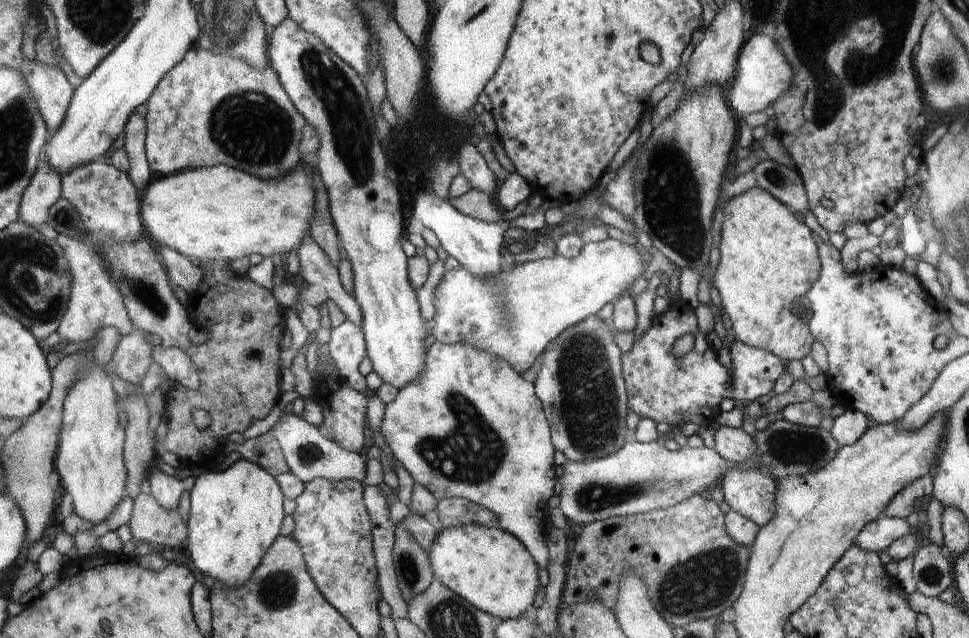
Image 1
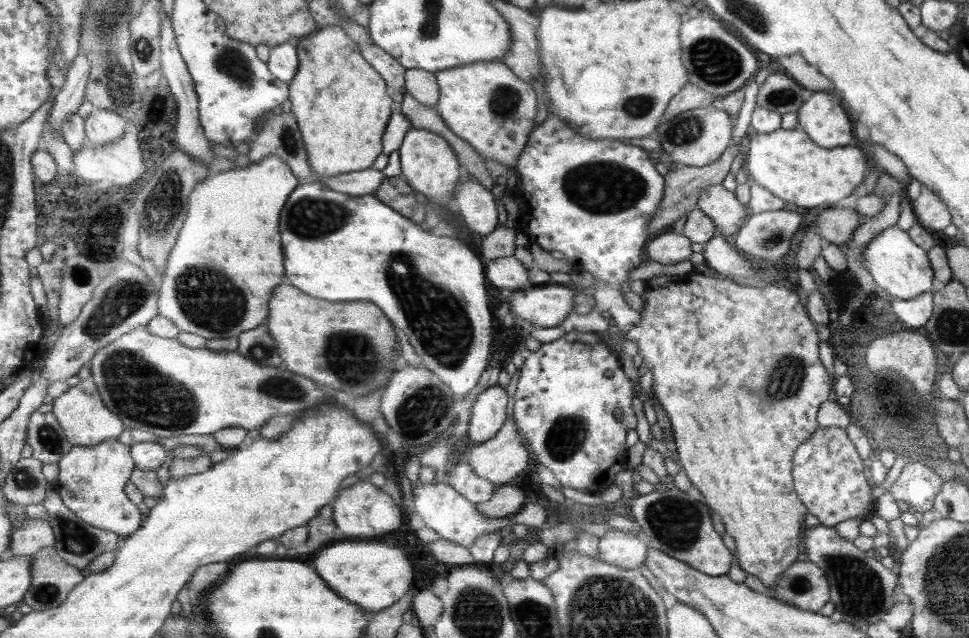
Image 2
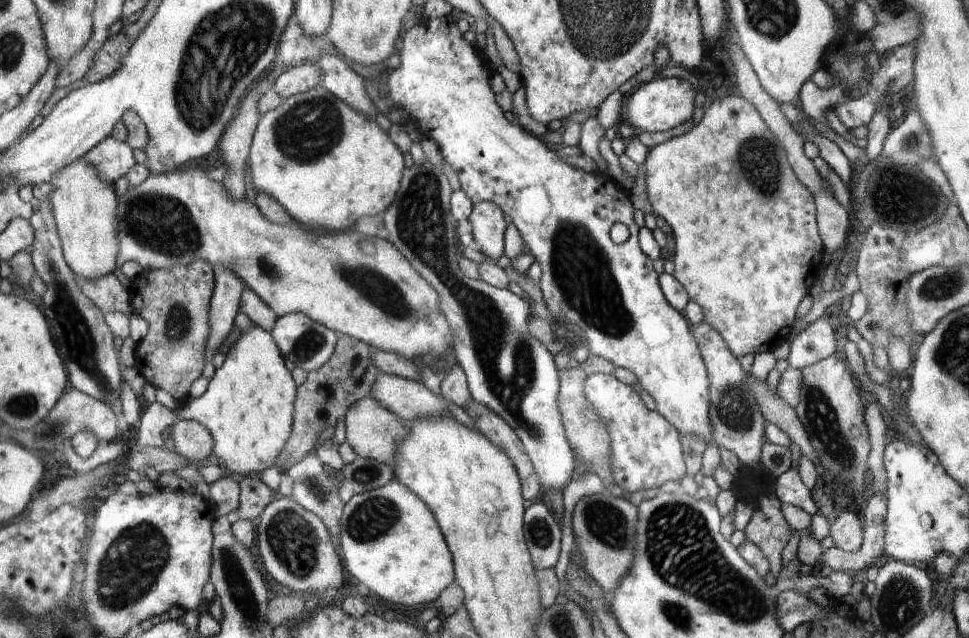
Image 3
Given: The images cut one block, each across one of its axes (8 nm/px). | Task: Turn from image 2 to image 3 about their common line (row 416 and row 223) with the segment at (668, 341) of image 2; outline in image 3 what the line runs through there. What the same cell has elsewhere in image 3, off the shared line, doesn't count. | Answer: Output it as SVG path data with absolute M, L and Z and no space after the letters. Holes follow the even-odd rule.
M728 96L716 99L708 106L702 116L702 121L692 130L679 137L656 145L648 151L642 165L645 172L647 197L656 216L662 216L674 230L674 278L686 289L689 300L702 306L705 321L720 333L728 350L738 359L744 354L758 354L774 352L780 344L787 341L793 330L796 318L796 309L802 299L810 294L818 278L818 272L823 266L822 256L825 252L823 240L817 227L816 205L813 194L800 182L788 162L786 151L782 148L776 135L768 128L766 121L760 116L756 107L742 96Z

